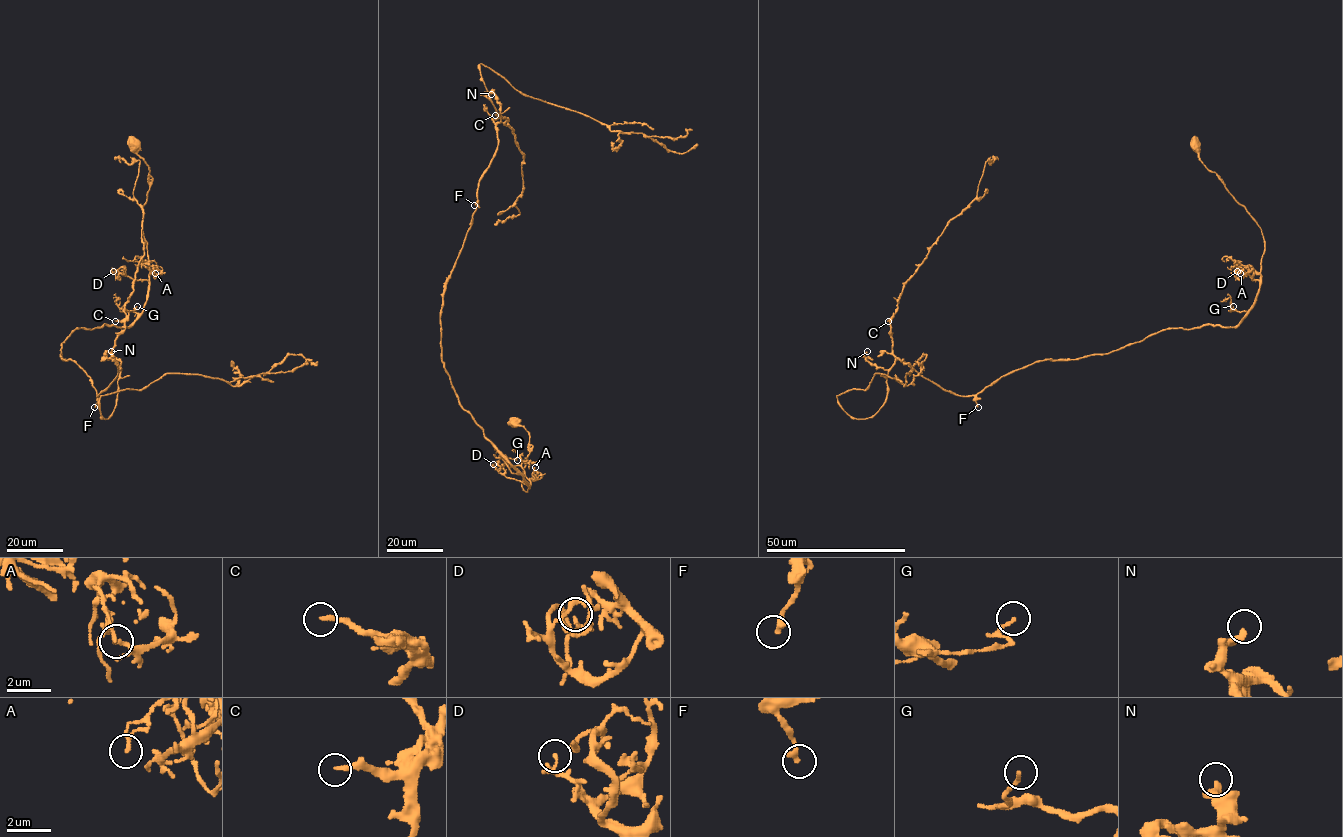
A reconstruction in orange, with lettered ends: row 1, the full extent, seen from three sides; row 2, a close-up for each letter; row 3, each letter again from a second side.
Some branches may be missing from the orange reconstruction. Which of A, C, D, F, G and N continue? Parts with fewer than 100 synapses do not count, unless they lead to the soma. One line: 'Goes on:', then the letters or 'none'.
Goes on: none

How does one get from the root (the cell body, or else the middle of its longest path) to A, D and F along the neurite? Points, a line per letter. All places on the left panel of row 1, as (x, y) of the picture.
A: (134, 142), (137, 154), (149, 169), (149, 190), (143, 207), (141, 229), (149, 271), (153, 265), (155, 273)
D: (134, 142), (137, 154), (149, 169), (149, 190), (141, 223), (149, 279), (136, 280), (113, 271)
F: (134, 142), (149, 169), (144, 310), (129, 327), (75, 329), (61, 349), (90, 378), (94, 407)

